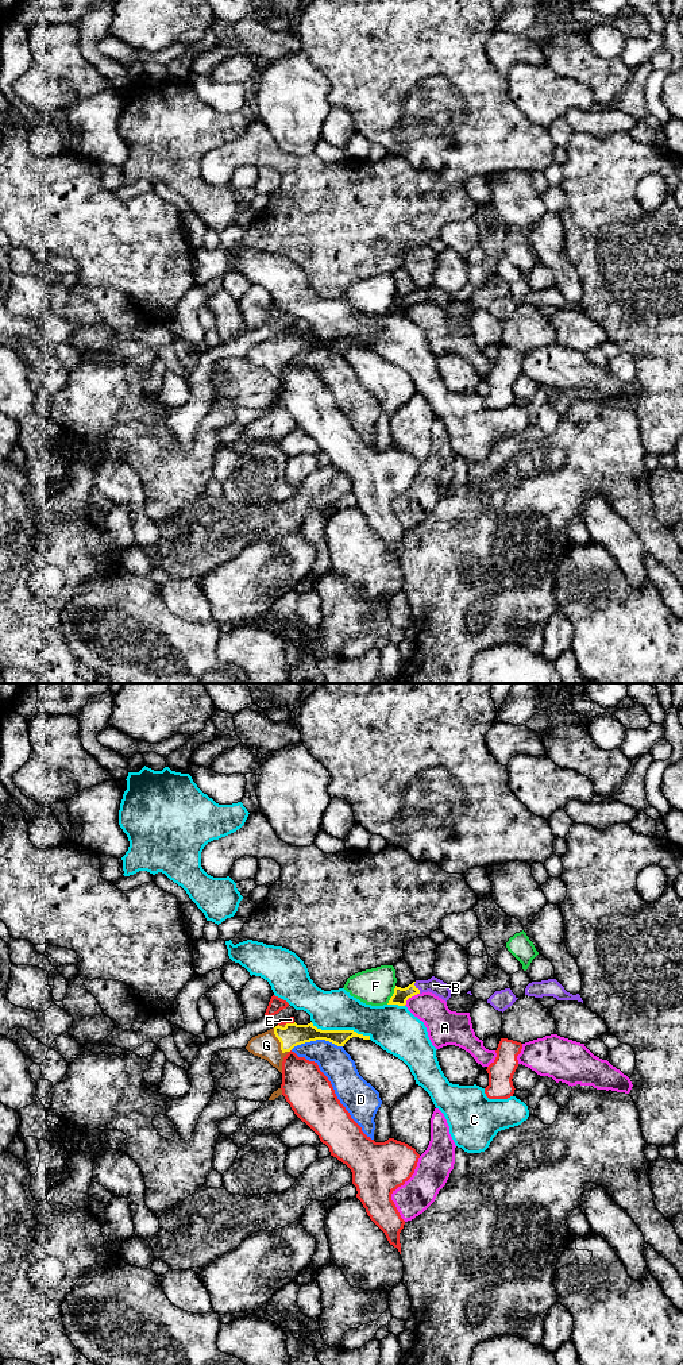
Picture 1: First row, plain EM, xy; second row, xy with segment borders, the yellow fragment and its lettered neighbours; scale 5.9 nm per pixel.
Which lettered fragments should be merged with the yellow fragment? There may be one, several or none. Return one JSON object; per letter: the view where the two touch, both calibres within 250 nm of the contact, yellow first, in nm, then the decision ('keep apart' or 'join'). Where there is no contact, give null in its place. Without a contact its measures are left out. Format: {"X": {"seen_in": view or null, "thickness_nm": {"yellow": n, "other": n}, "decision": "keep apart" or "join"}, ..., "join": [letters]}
{"A": {"seen_in": "xy", "thickness_nm": {"yellow": 90, "other": 200}, "decision": "keep apart"}, "B": {"seen_in": "xy", "thickness_nm": {"yellow": 90, "other": 90}, "decision": "join"}, "C": {"seen_in": "xy", "thickness_nm": {"yellow": 120, "other": 240}, "decision": "keep apart"}, "D": {"seen_in": "xy", "thickness_nm": {"yellow": 140, "other": 190}, "decision": "keep apart"}, "E": {"seen_in": "xy", "thickness_nm": {"yellow": 140, "other": 40}, "decision": "keep apart"}, "F": {"seen_in": "xy", "thickness_nm": {"yellow": 90, "other": 220}, "decision": "keep apart"}, "G": {"seen_in": "xy", "thickness_nm": {"yellow": 140, "other": 160}, "decision": "join"}, "join": ["B", "G"]}

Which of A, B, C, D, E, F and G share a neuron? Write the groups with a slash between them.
A / B G / C / D / E / F

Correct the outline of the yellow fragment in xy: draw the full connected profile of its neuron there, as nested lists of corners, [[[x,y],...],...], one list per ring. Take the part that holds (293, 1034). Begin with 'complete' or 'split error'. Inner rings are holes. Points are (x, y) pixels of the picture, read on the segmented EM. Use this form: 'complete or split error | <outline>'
split error | [[[312,1022],[308,1025],[286,1023],[278,1025],[262,1034],[252,1037],[246,1049],[261,1059],[267,1060],[282,1073],[283,1057],[297,1045],[325,1040],[337,1046],[352,1038],[370,1040],[370,1036],[358,1034],[354,1030],[321,1030]]]

